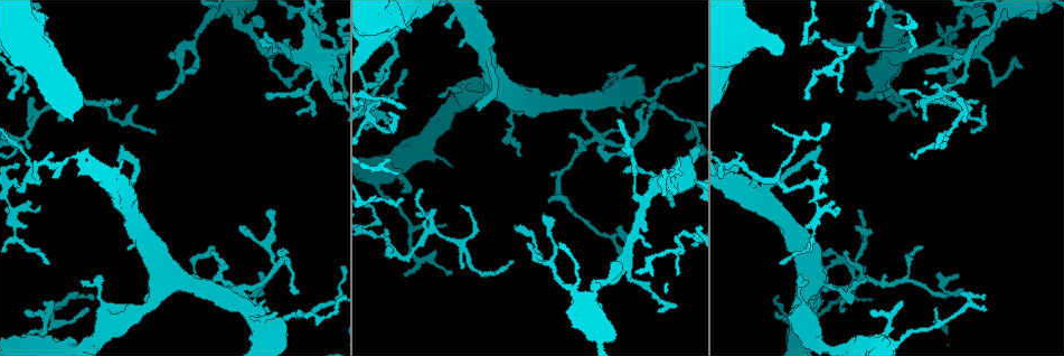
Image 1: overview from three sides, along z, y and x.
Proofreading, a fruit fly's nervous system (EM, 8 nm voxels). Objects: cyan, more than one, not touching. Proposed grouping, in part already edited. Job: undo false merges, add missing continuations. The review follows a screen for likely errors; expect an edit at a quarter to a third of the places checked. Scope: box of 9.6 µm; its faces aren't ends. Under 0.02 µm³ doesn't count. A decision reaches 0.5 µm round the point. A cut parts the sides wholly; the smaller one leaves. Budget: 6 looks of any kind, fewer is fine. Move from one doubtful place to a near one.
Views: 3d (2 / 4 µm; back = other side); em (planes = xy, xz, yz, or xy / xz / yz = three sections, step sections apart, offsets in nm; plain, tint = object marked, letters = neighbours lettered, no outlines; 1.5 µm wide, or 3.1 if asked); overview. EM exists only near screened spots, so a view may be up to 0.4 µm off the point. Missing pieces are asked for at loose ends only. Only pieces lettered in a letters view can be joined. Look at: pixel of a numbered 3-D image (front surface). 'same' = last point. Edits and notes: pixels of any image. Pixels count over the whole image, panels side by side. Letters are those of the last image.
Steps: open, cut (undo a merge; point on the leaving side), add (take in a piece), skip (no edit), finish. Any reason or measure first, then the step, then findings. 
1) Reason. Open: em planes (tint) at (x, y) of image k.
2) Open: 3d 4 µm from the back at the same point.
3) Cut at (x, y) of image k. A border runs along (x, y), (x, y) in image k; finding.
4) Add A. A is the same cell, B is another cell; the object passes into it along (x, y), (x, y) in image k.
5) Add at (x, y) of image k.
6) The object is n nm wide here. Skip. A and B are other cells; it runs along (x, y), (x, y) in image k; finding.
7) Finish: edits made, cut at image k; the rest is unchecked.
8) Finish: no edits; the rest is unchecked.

Branch stops here. Open: 3d 4 µm at (830, 39) of image 1.

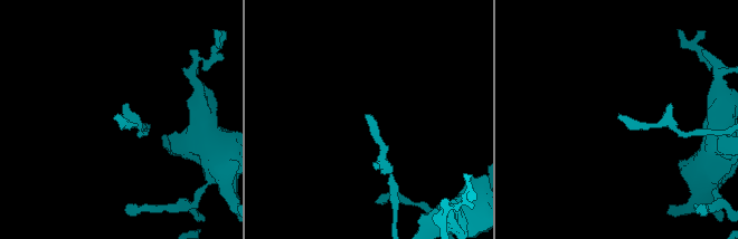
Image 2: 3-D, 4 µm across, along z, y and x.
Now the EM. Open: em planes (letters) at (114, 115) of image 2.

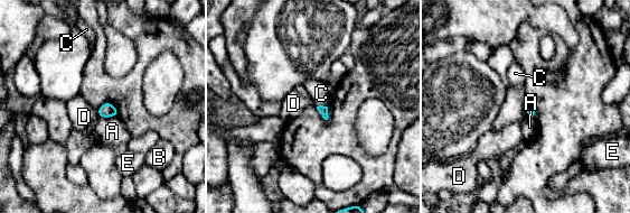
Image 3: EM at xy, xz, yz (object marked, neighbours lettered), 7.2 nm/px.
The object is 70 nm wide here. Skip. A, B, C, D and E are other cells; a border runs along (96, 109), (100, 117) in image 3; none of them fits.

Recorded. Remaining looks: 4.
Touches itself. Open: 3d 4 µm at (99, 335) of image 1.

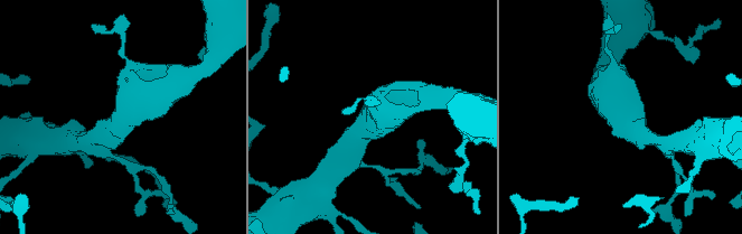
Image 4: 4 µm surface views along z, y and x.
Shape alone is not enough. Open: em planes (letters) at (620, 117) of image 4.

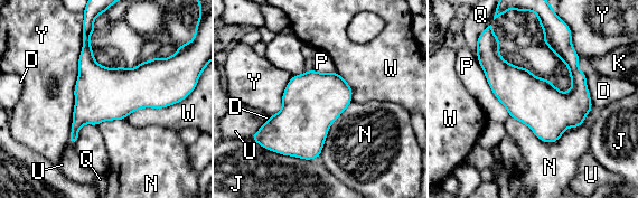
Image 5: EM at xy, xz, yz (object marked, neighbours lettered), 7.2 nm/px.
Skip. D, J, K, N, P, Q, U, W and Y are other cells; a border runs along (592, 105), (553, 142), (510, 116) in image 5; continuous, no second neuron.

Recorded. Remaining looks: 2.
Thin end. Open: em xz step 4 (tint) at (936, 310) of image 1.

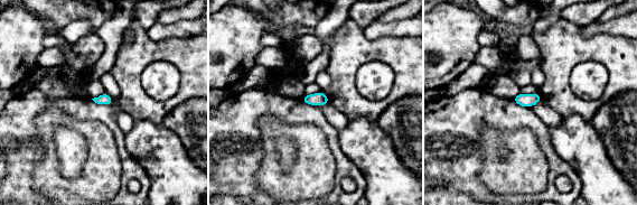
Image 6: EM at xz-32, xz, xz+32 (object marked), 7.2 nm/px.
Open: em planes (letters) at the same point.

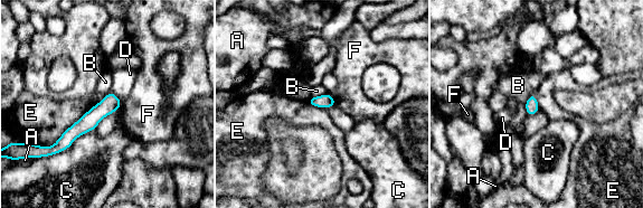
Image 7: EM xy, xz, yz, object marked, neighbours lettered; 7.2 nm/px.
The object is 100 nm wide here. Skip. A, B, C, D, E and F are other cells; it runs along (115, 100), (78, 128), (57, 150) in image 7; no lettered piece goes on from it.

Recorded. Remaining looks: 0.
Finish: no edits; the rest is unchecked.

